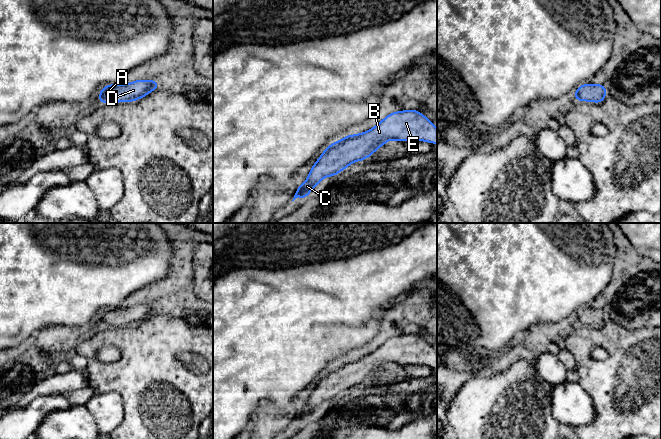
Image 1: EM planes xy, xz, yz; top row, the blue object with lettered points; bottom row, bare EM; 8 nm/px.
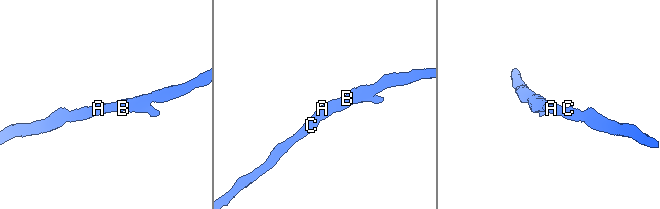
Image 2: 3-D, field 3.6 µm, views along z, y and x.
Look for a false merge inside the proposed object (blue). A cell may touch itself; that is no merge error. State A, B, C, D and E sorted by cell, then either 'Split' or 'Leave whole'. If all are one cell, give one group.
Groups: A B C D E. Leave whole

